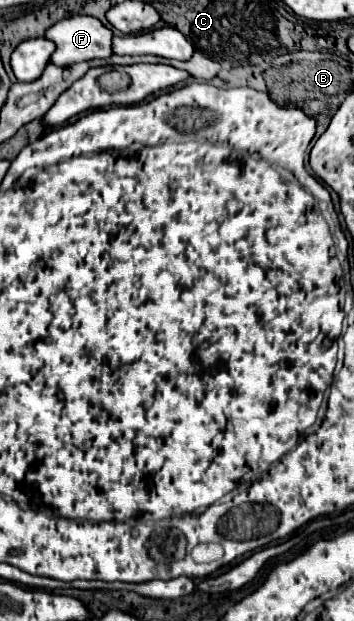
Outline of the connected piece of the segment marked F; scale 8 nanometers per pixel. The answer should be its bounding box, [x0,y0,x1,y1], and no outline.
[45,16,113,68]

